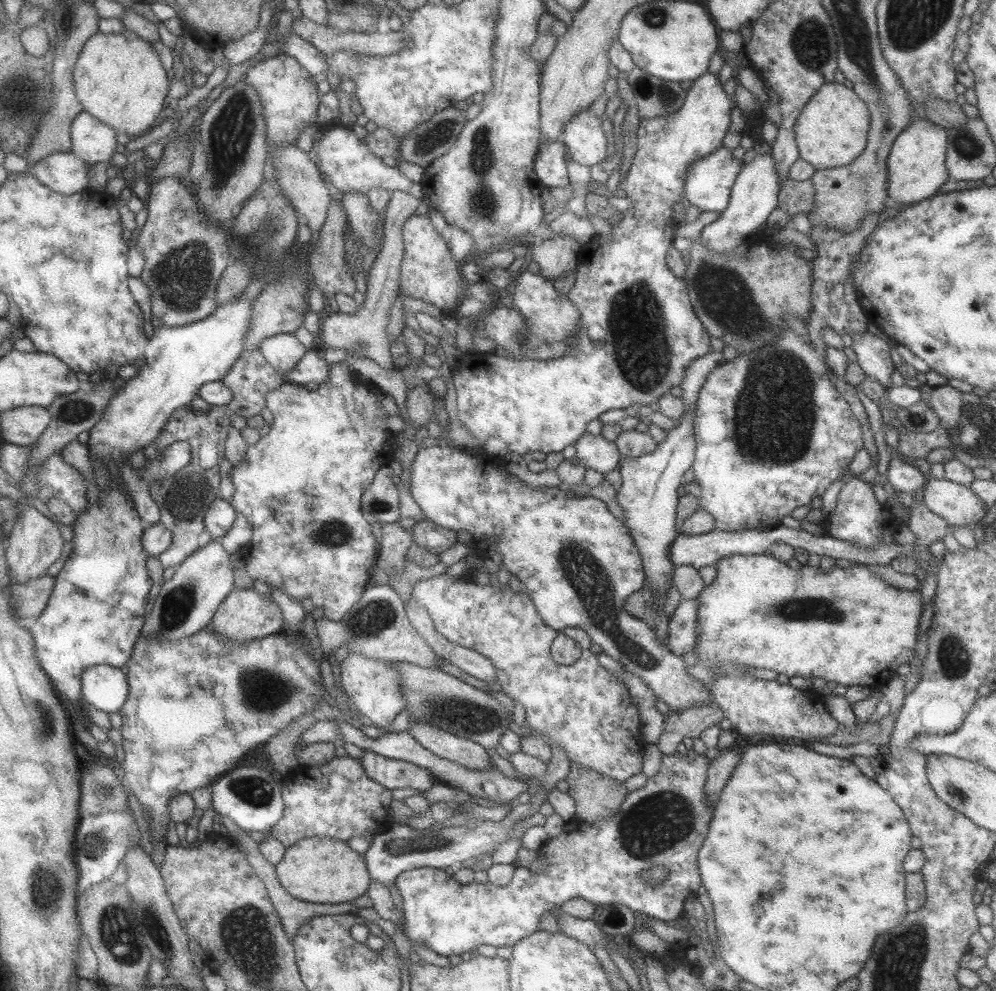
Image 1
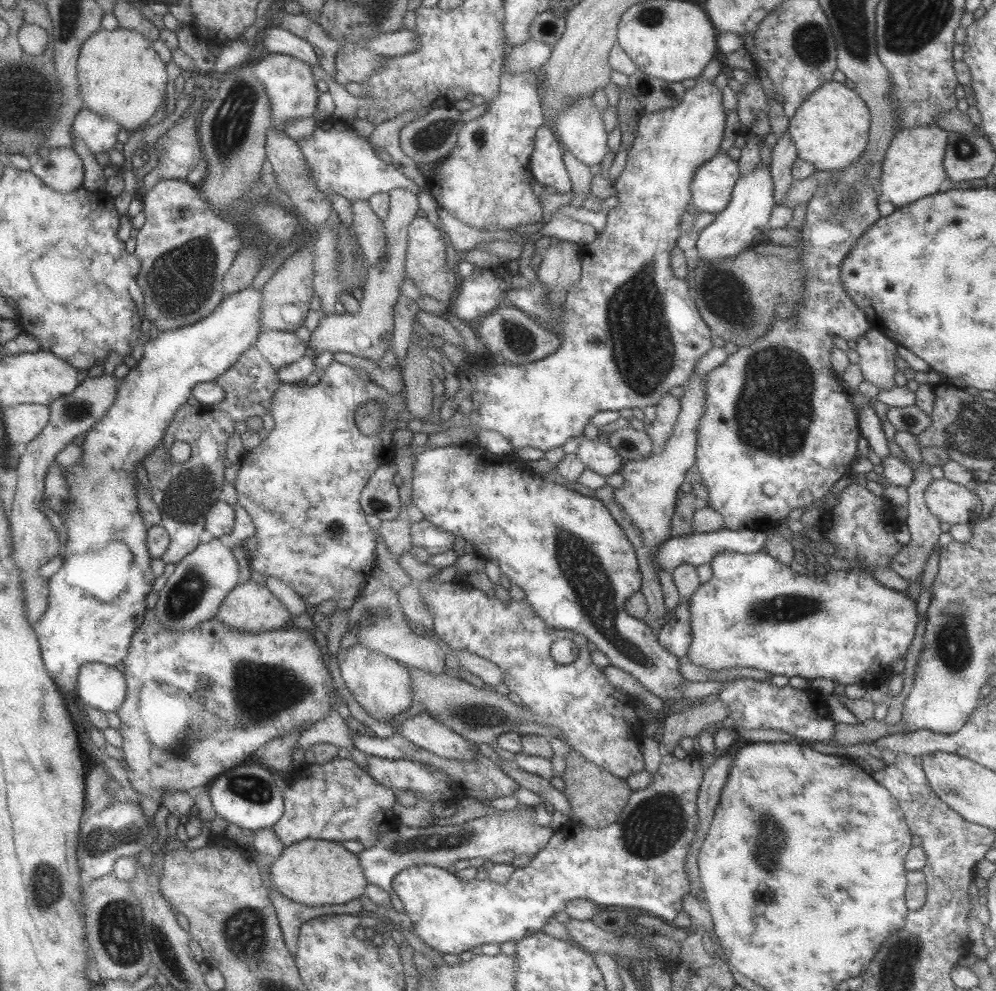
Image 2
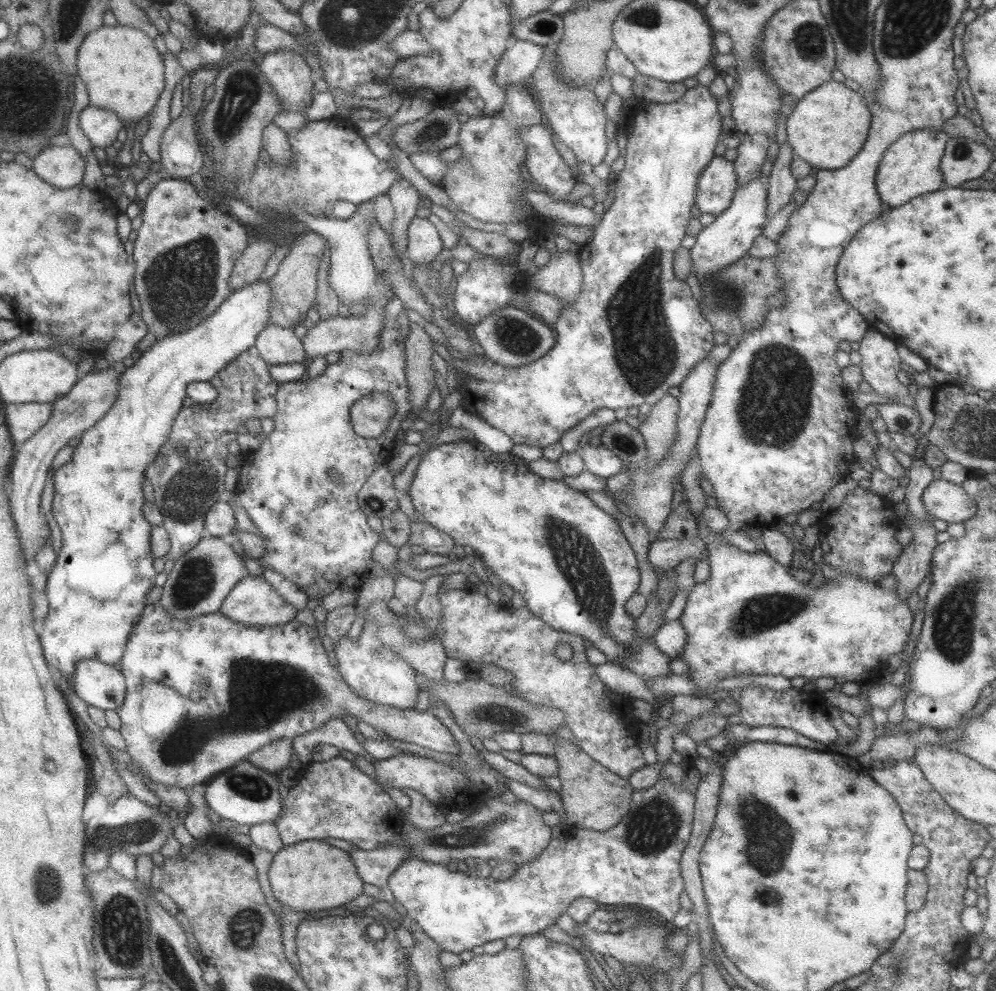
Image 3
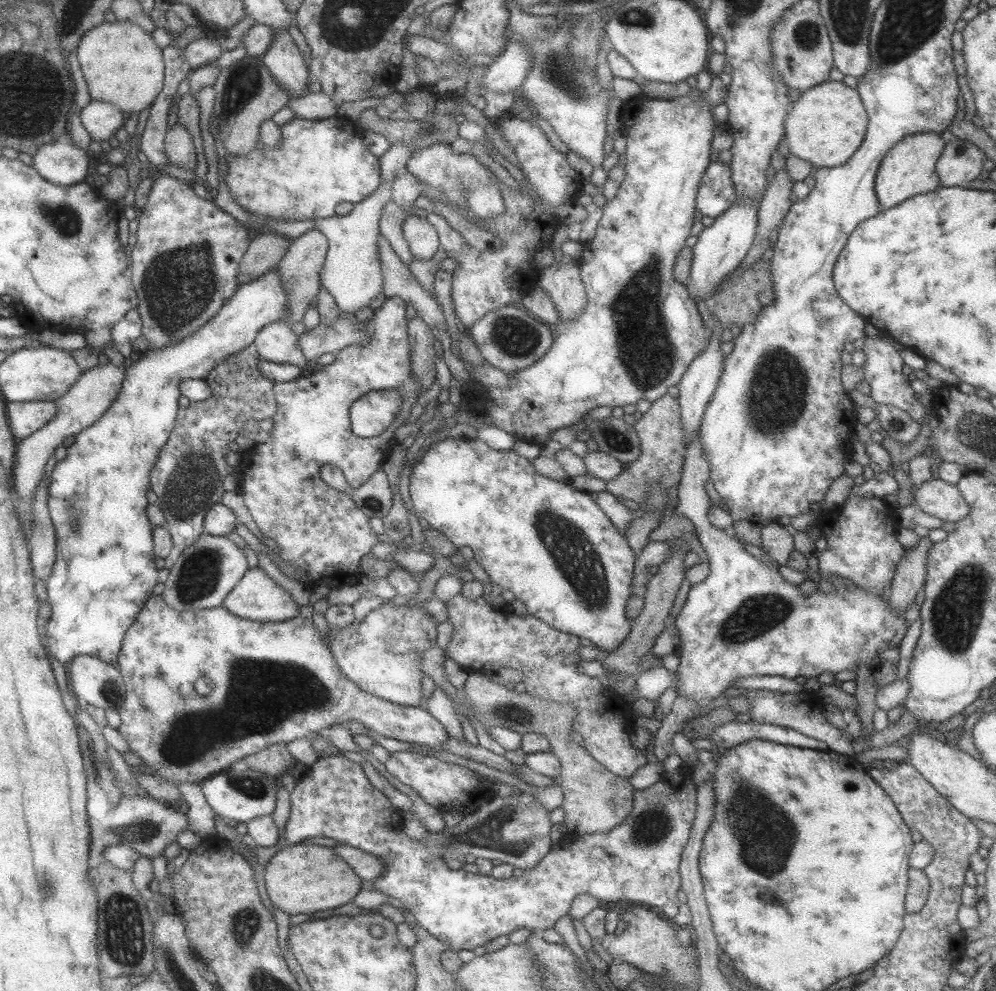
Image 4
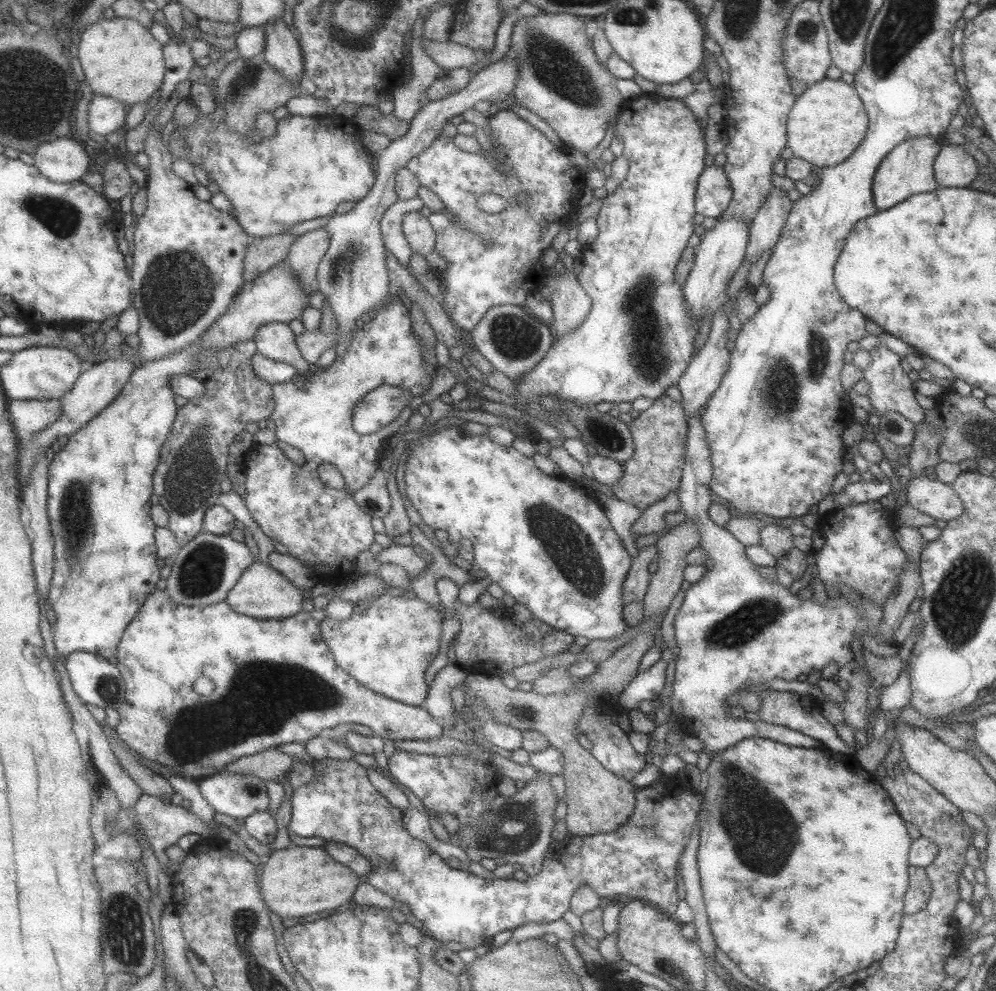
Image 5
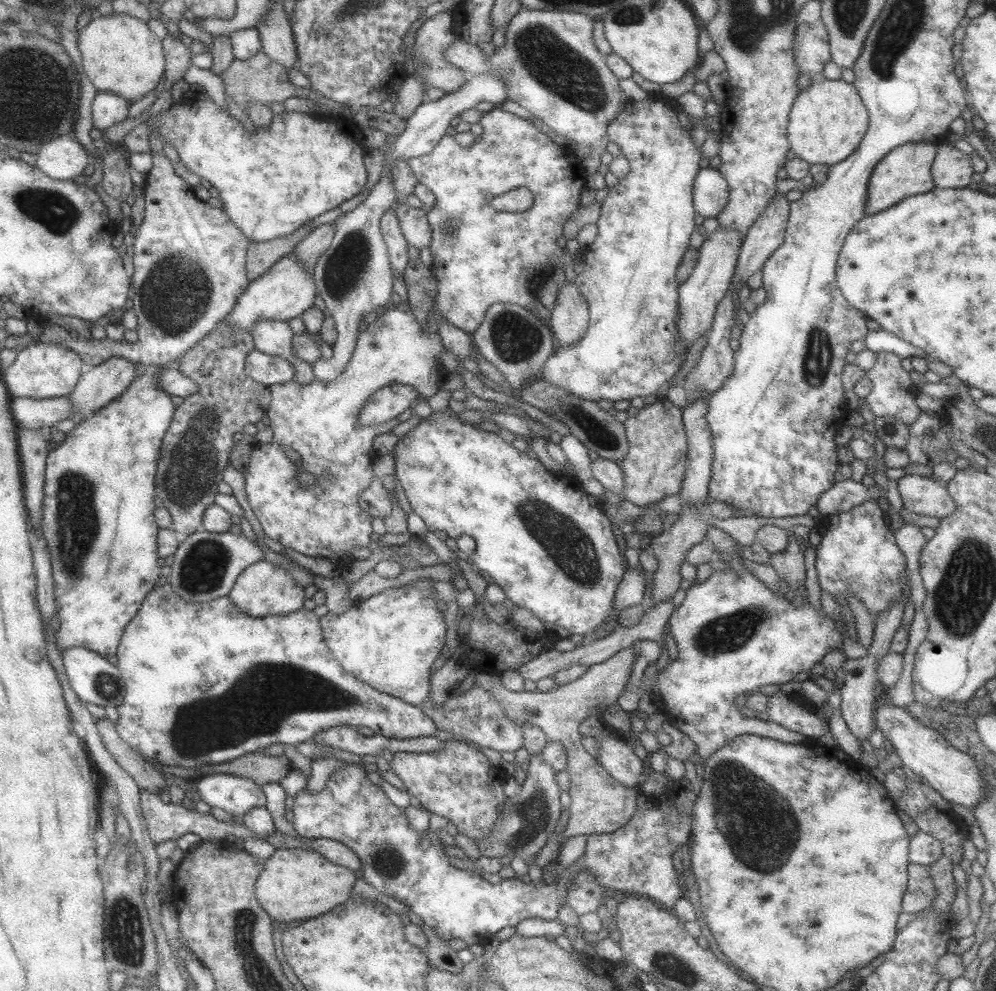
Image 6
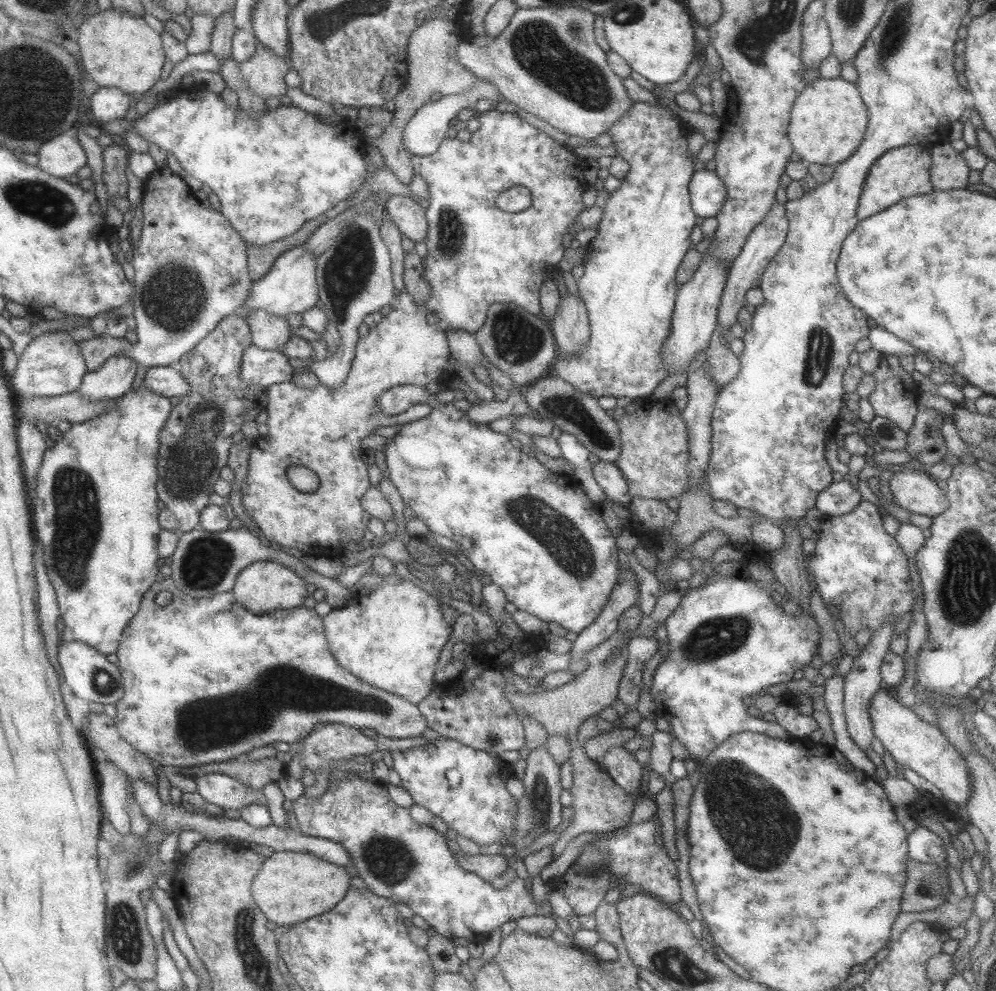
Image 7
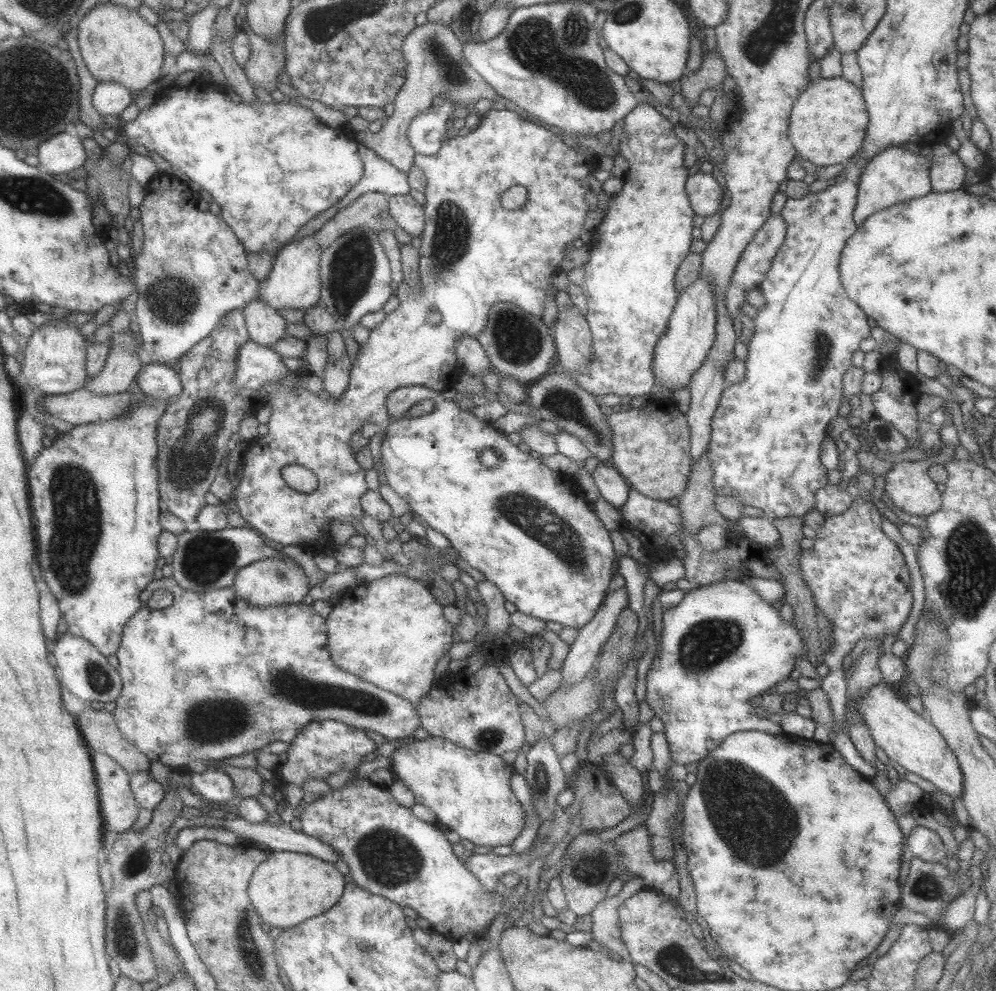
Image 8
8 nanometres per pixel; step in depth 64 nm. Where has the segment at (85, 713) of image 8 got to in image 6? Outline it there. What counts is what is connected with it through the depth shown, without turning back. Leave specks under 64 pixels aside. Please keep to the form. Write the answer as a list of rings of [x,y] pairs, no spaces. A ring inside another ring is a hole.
[[[107,718],[97,719],[95,722],[95,729],[99,731],[105,749],[119,767],[137,783],[137,789],[151,790],[155,794],[161,790],[168,790],[162,773],[147,758],[141,757],[119,738],[115,724],[109,722]]]

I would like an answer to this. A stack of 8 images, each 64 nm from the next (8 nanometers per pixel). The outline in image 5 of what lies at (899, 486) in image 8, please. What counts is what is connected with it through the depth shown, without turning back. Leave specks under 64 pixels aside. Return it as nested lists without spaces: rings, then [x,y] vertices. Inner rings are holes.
[[[923,476],[910,477],[905,489],[906,502],[931,518],[953,520],[963,510],[959,497],[953,492],[951,485],[946,483]]]

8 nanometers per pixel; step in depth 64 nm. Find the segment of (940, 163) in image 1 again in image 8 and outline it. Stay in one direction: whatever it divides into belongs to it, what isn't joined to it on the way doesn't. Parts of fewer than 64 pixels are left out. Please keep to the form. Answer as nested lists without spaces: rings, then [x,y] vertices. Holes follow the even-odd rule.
[[[902,146],[887,147],[879,151],[861,170],[857,180],[856,206],[852,213],[852,220],[857,227],[875,212],[889,208],[889,206],[905,202],[911,198],[920,198],[932,192],[929,180],[930,161],[925,157],[913,153],[911,149]]]

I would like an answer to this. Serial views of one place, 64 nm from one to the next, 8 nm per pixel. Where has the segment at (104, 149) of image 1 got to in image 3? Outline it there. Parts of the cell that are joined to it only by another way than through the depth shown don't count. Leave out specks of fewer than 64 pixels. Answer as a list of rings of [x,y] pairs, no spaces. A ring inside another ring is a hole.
[[[88,104],[79,112],[79,128],[91,146],[104,149],[116,140],[117,132],[125,126],[121,118],[117,118],[111,110]]]

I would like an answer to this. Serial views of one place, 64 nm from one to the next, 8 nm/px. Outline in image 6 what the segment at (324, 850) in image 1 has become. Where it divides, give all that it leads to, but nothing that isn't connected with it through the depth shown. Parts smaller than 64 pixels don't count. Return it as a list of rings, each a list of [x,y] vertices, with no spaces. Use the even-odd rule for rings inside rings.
[[[275,849],[274,853],[263,861],[263,870],[255,880],[255,899],[261,904],[261,908],[269,914],[279,925],[290,920],[308,919],[329,912],[334,906],[345,902],[351,896],[353,882],[357,876],[352,870],[329,862],[321,854],[311,849]]]

